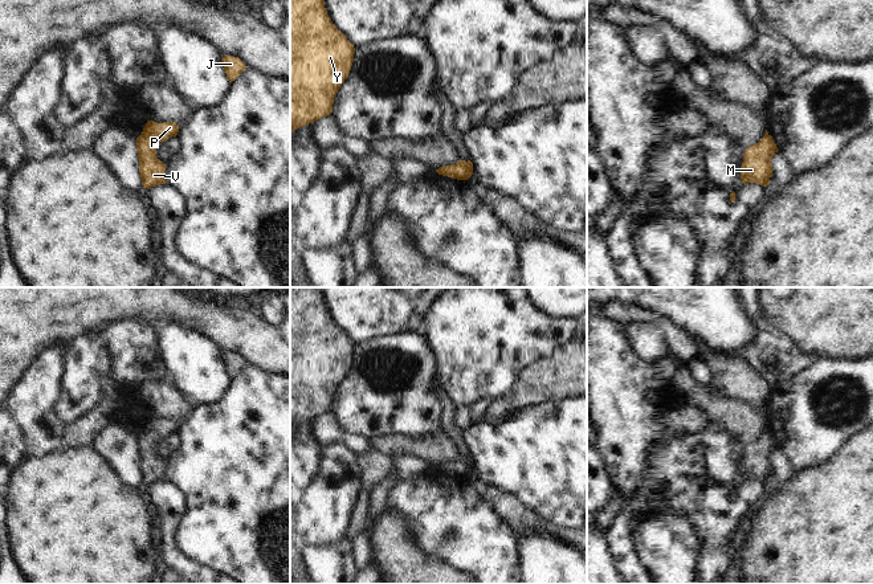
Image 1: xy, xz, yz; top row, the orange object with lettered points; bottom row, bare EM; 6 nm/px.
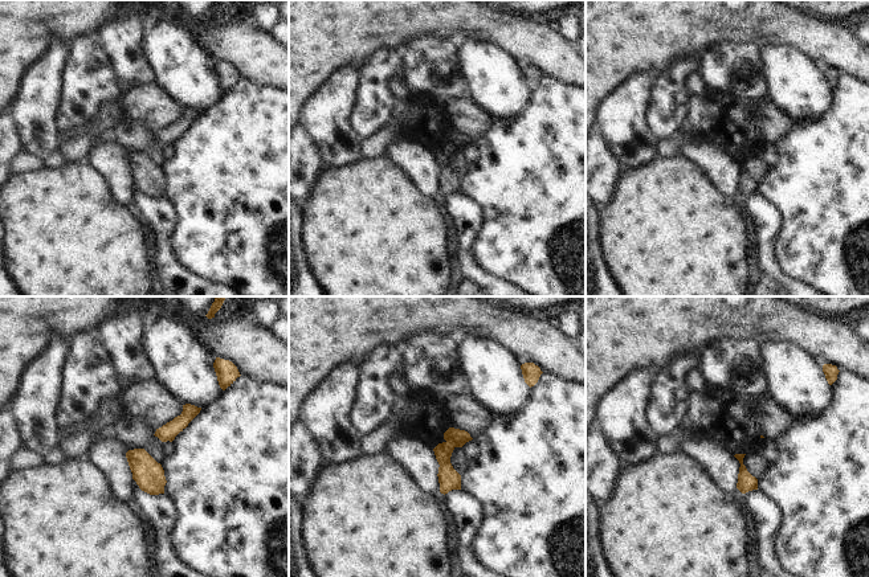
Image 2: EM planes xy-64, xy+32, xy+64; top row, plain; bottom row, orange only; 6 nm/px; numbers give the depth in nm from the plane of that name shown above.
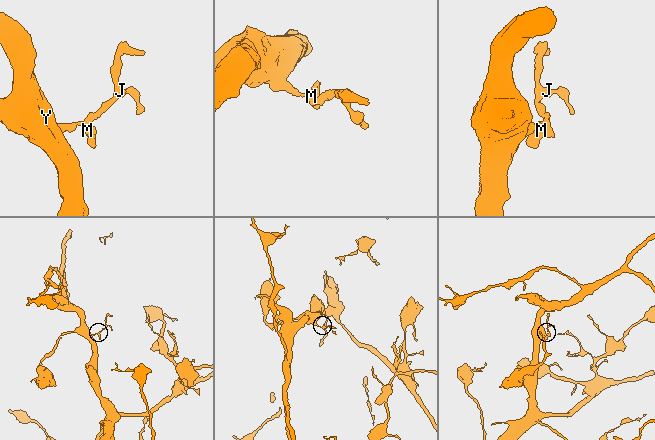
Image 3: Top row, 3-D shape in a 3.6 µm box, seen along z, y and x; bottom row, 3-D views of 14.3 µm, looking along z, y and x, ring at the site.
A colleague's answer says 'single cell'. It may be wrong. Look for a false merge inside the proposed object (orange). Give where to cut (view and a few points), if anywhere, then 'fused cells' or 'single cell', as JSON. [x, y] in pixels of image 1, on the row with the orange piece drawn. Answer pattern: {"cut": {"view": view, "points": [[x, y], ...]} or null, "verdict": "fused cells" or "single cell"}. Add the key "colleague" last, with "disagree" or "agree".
{"cut": null, "verdict": "single cell", "colleague": "agree"}

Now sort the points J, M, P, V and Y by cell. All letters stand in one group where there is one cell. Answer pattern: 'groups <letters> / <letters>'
groups J M P V Y

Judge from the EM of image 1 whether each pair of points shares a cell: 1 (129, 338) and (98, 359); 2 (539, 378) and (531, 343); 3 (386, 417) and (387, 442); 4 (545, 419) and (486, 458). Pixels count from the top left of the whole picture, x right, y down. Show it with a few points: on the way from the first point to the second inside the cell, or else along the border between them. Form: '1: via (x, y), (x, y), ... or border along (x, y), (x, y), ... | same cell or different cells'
1: border along (100, 331), (109, 354), (111, 376) | different cells
2: border along (549, 355), (529, 363), (514, 380) | different cells
3: border along (417, 436), (383, 435), (370, 438) | different cells
4: via (530, 433), (508, 456), (501, 458) | same cell

